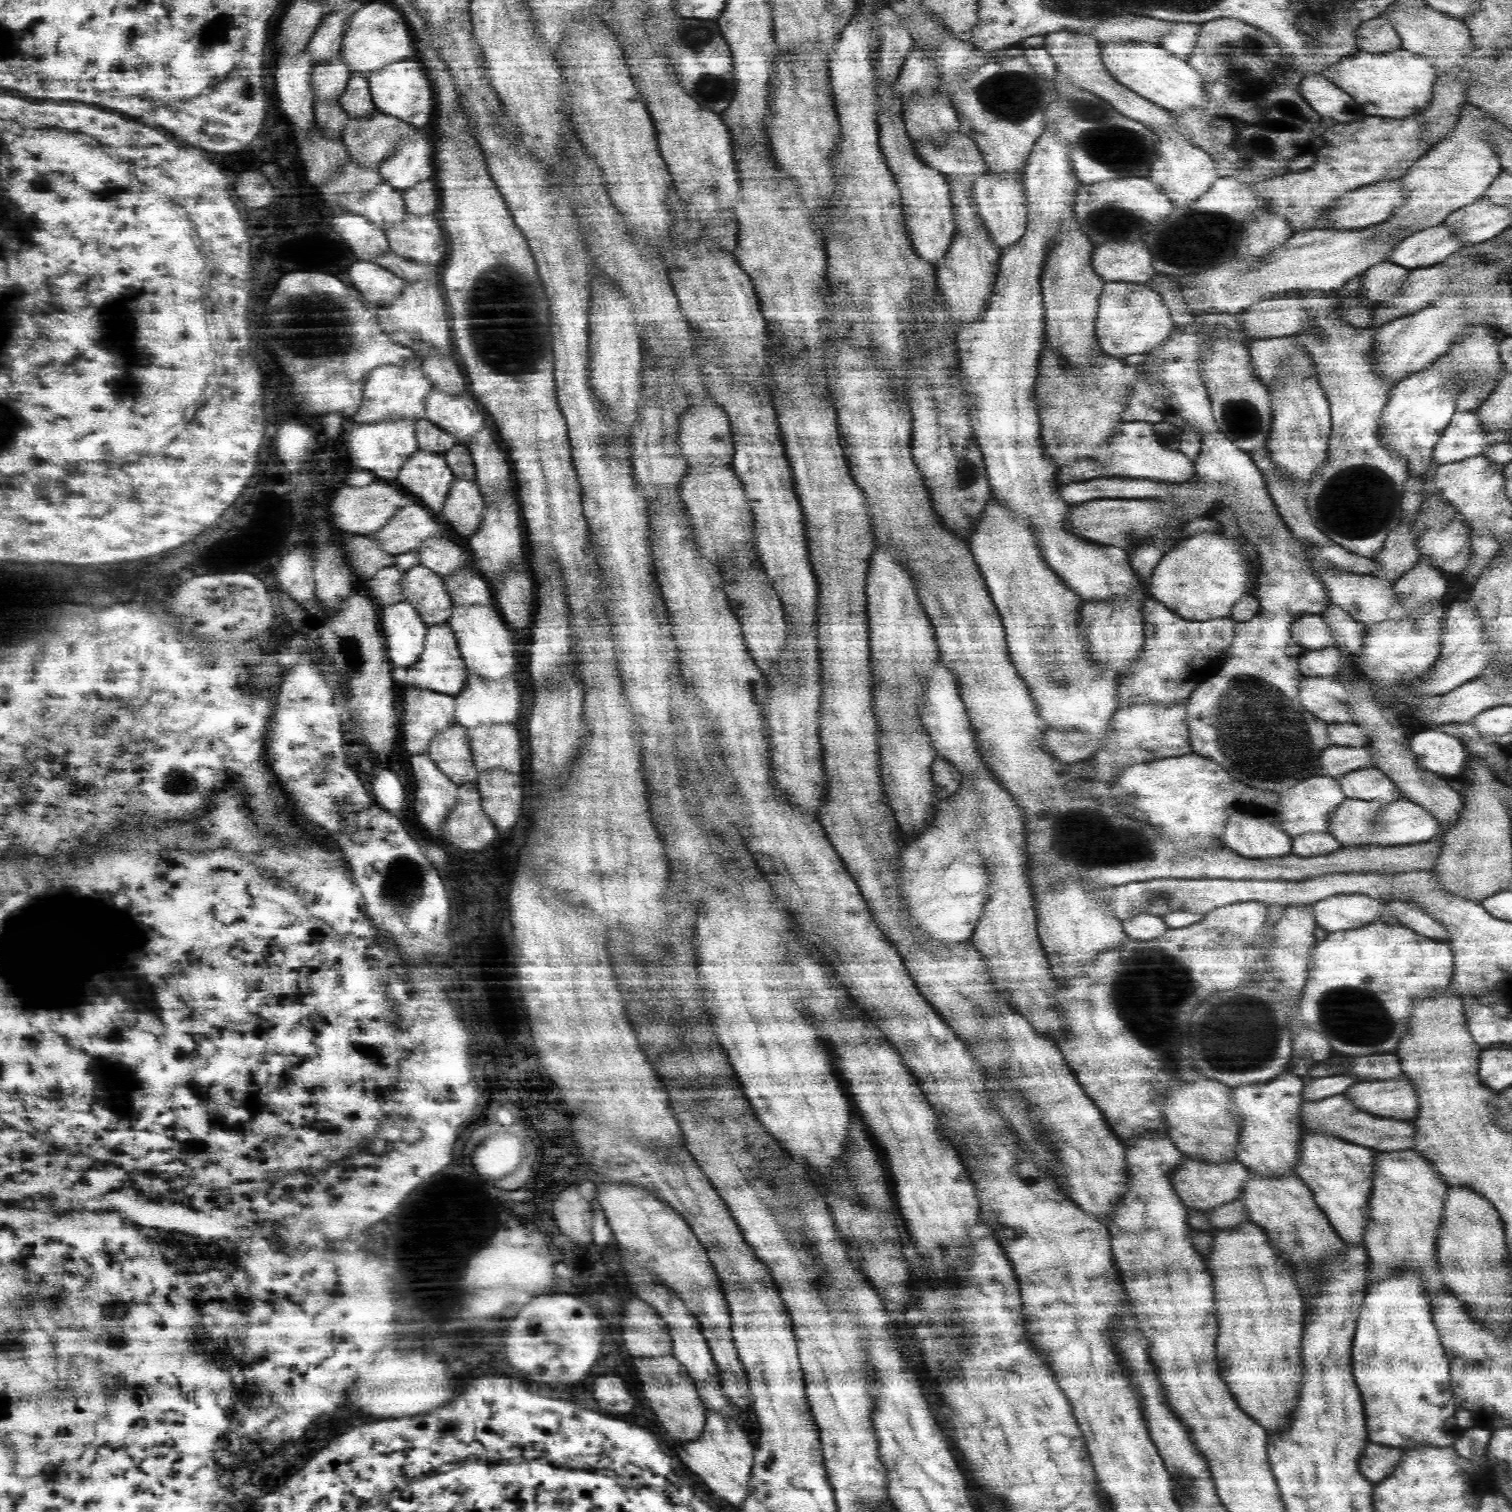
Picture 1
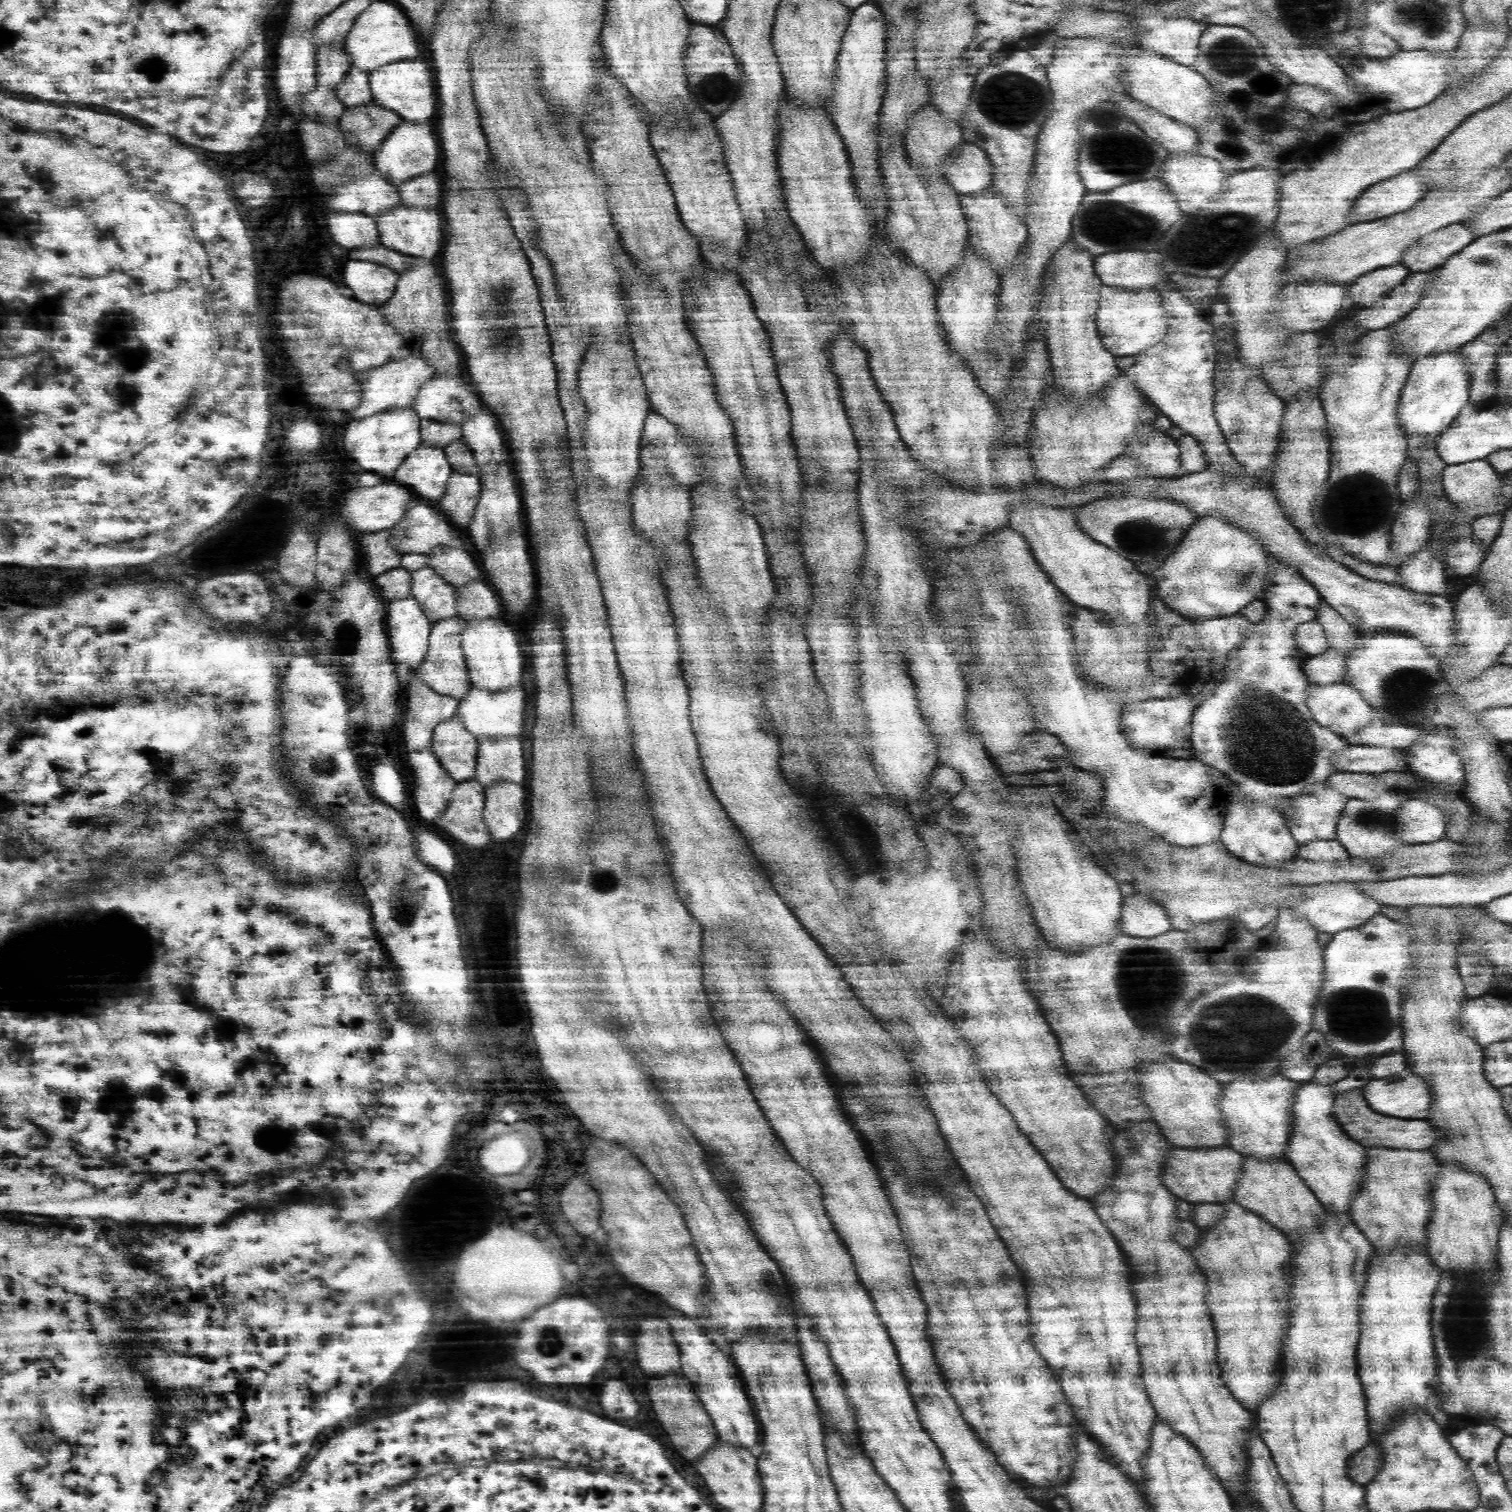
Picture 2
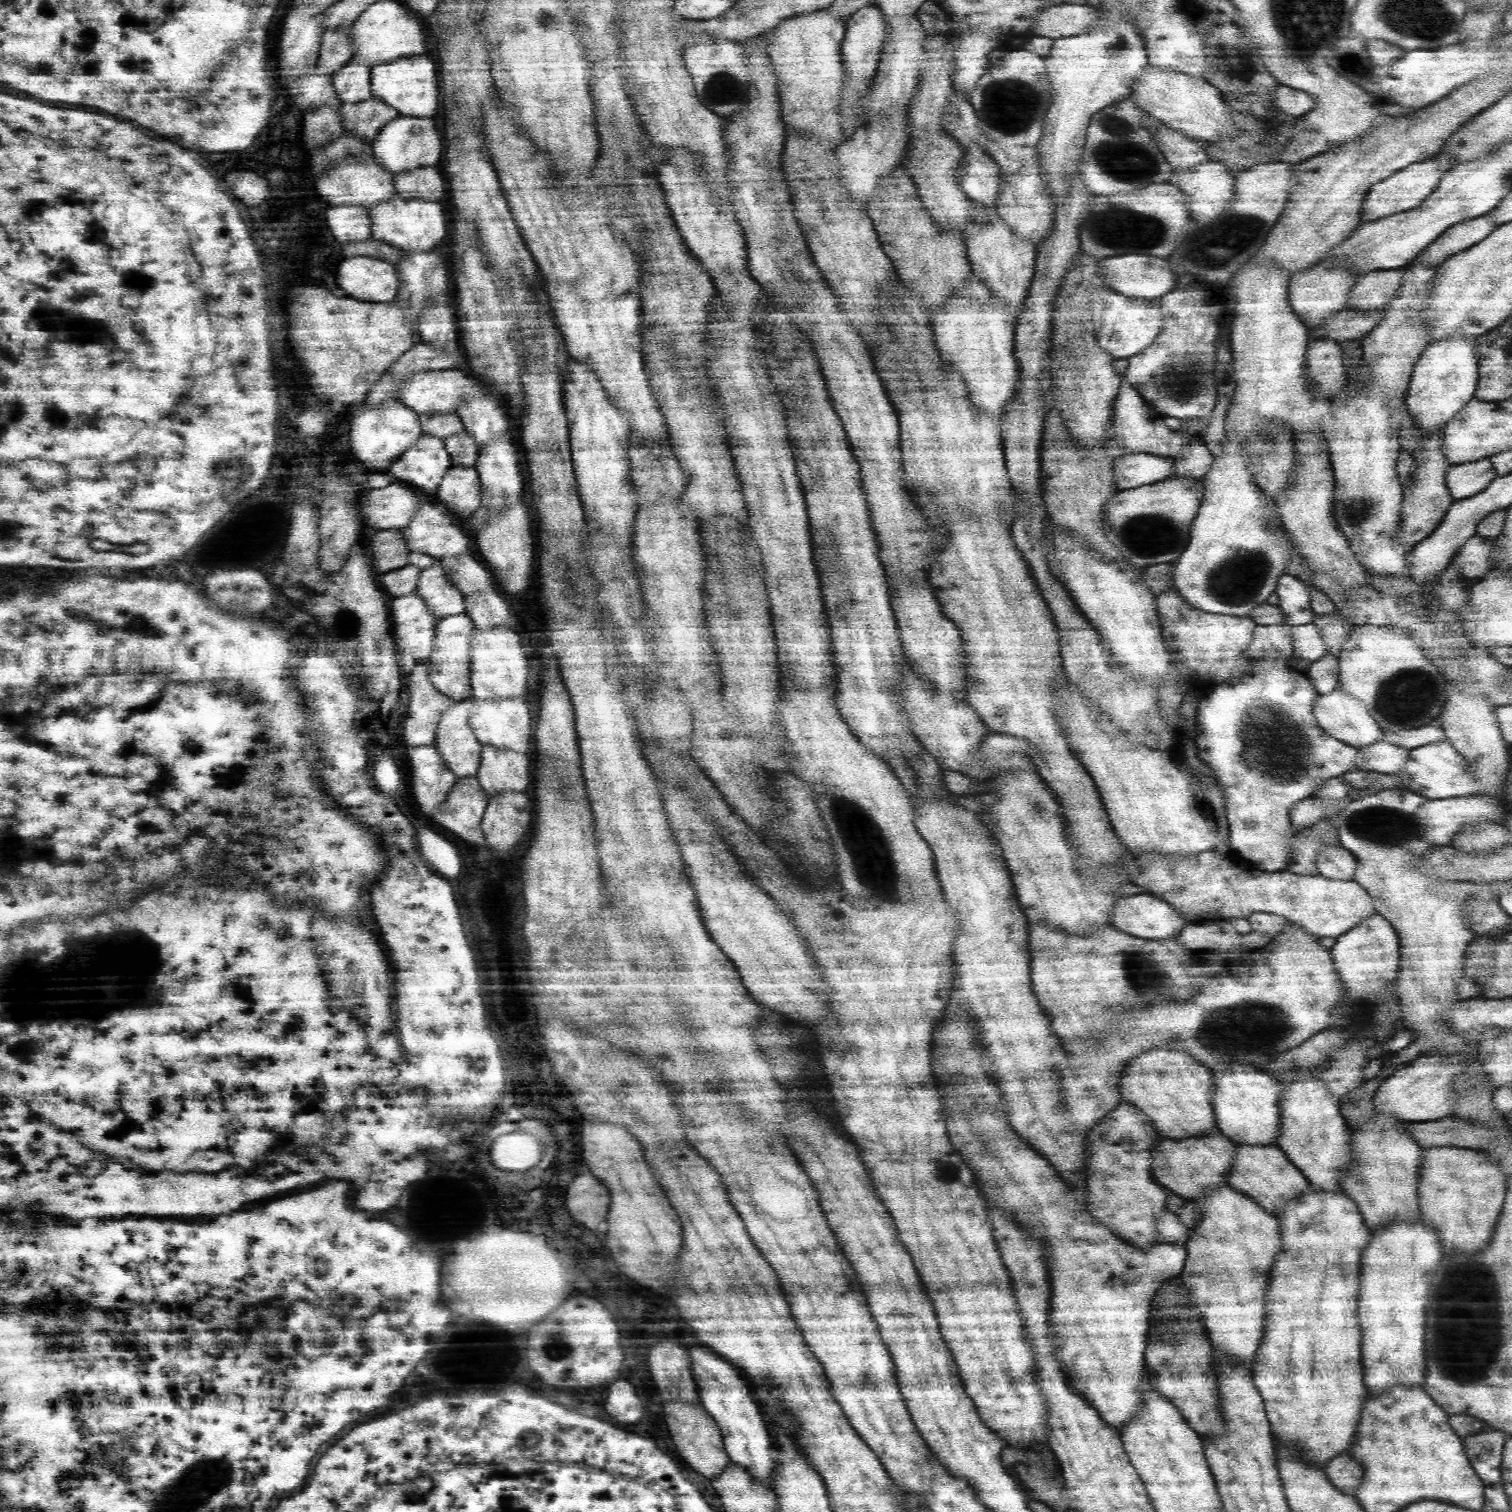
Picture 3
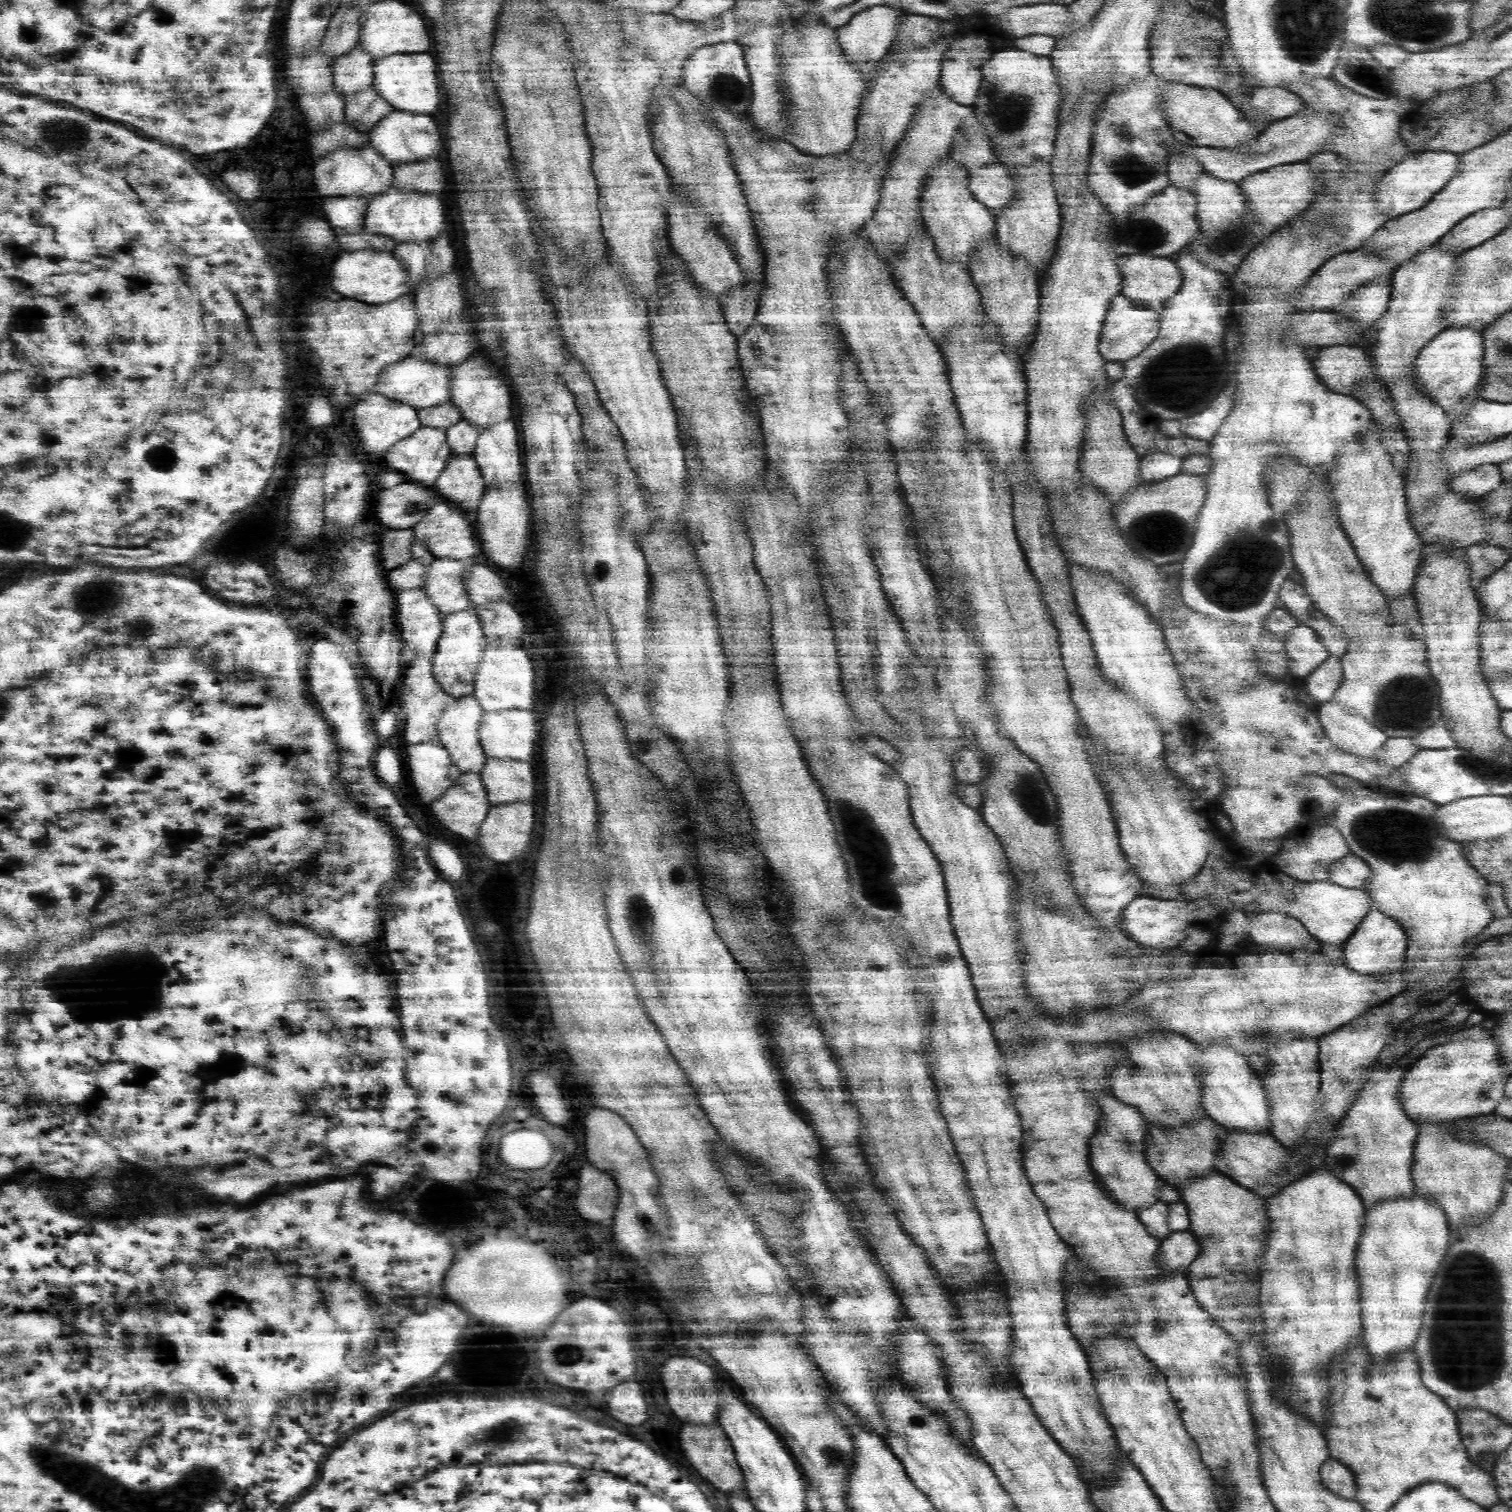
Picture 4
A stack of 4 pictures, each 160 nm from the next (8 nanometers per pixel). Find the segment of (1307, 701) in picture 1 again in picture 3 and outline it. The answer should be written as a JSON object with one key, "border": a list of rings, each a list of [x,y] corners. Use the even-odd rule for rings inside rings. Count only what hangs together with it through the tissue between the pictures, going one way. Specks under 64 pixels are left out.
{"border":[[[1338,688],[1328,694],[1319,694],[1313,702],[1312,712],[1320,725],[1330,736],[1355,746],[1357,749],[1370,746],[1382,740],[1382,730],[1370,716],[1369,710],[1361,700]]]}

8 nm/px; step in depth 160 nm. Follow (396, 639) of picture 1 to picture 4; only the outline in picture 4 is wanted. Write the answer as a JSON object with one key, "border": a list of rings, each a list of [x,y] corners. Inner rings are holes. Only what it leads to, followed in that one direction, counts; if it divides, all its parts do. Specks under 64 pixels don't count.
{"border":[[[423,588],[400,592],[396,602],[402,640],[412,646],[415,655],[432,658],[442,636],[444,616],[430,601]]]}

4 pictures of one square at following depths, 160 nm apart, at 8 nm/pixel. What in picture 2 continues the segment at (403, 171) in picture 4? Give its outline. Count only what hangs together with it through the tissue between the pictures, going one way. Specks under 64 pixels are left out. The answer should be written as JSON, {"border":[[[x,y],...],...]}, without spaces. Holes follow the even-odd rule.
{"border":[[[432,173],[422,175],[422,178],[414,177],[412,181],[402,182],[398,186],[401,204],[409,207],[422,207],[425,209],[436,209],[442,200],[442,188],[440,178]]]}

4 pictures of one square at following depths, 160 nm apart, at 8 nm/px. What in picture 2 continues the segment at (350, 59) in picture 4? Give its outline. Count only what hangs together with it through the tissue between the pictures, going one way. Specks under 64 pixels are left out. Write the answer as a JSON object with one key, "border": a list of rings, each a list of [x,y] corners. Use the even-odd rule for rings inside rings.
{"border":[[[351,67],[344,80],[335,86],[337,97],[346,108],[366,106],[373,103],[369,76],[368,71]]]}

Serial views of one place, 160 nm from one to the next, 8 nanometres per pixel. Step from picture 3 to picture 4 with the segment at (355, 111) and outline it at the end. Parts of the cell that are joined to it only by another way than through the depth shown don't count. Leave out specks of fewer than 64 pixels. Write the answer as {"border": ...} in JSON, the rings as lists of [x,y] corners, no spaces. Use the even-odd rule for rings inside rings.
{"border":[[[373,88],[345,97],[345,120],[359,131],[368,132],[384,115],[394,108]]]}

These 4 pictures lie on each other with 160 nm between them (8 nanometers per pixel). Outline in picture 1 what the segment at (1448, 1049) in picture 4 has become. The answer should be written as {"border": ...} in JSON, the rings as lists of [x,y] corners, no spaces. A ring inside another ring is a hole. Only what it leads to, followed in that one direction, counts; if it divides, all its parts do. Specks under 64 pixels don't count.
{"border":[[[1407,1078],[1404,1081],[1359,1080],[1343,1094],[1352,1098],[1358,1108],[1378,1117],[1411,1122],[1419,1112],[1418,1093]]]}

